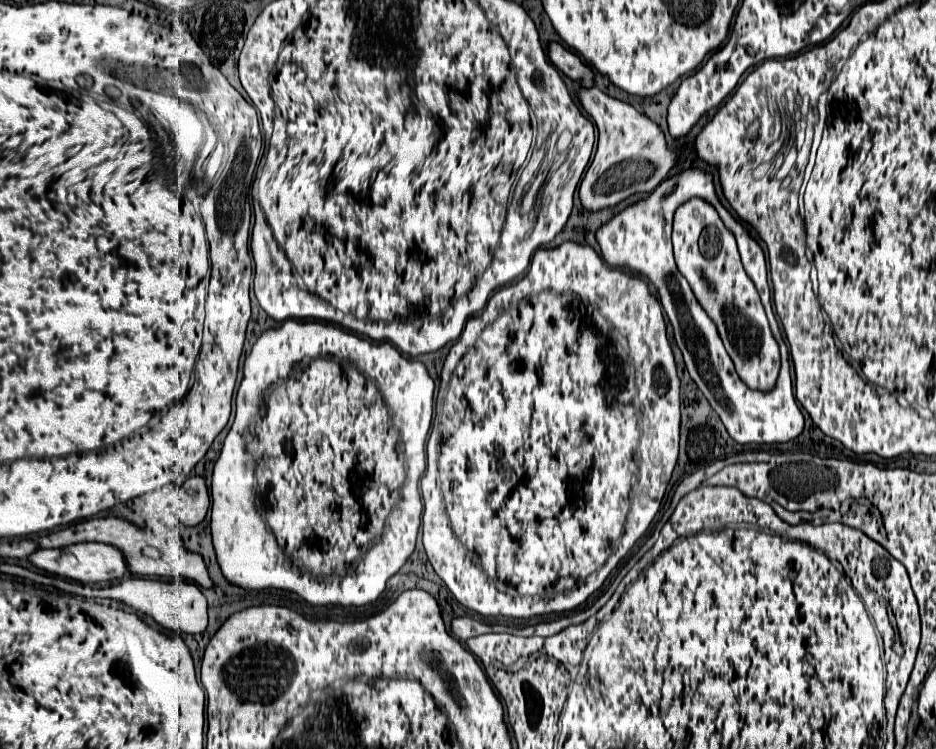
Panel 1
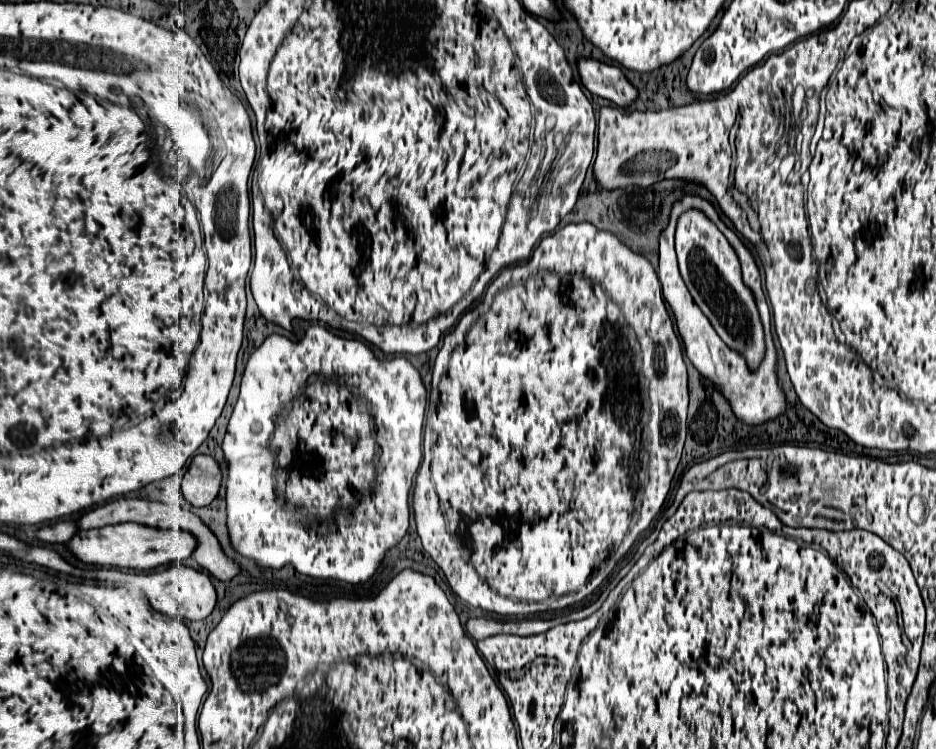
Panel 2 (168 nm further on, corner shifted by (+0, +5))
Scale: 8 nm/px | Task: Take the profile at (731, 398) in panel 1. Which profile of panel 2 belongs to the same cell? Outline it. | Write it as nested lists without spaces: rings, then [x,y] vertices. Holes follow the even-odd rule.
[[[684,195],[684,199],[674,205],[672,215],[670,215],[670,225],[660,235],[660,283],[662,283],[662,289],[664,289],[664,299],[670,303],[672,311],[674,311],[676,325],[678,325],[680,337],[684,341],[684,349],[686,349],[688,359],[694,363],[694,367],[700,371],[702,377],[710,379],[724,393],[724,397],[732,405],[734,415],[738,419],[742,419],[744,423],[750,423],[750,425],[758,425],[758,423],[764,423],[766,419],[774,419],[774,415],[782,415],[782,407],[786,407],[786,401],[784,401],[784,391],[782,391],[782,387],[778,387],[778,379],[776,379],[776,349],[774,349],[774,343],[772,343],[771,309],[762,290],[760,271],[756,267],[756,261],[754,261],[752,253],[744,247],[744,243],[738,239],[738,235],[724,225],[724,221],[718,217],[716,209],[712,207],[712,203],[708,203],[706,199],[700,199],[696,195]],[[690,209],[702,211],[724,233],[724,237],[730,241],[730,245],[734,247],[734,251],[740,259],[743,281],[747,287],[750,287],[750,291],[756,297],[760,321],[764,325],[764,341],[766,341],[766,353],[764,353],[764,359],[762,359],[762,363],[756,371],[748,369],[746,359],[738,351],[726,347],[726,343],[718,337],[718,333],[714,331],[710,321],[704,317],[704,313],[694,303],[692,295],[688,293],[688,289],[686,289],[682,277],[680,277],[678,263],[676,263],[676,251],[674,251],[674,231],[676,231],[676,223],[678,223],[680,215],[690,211]]]

